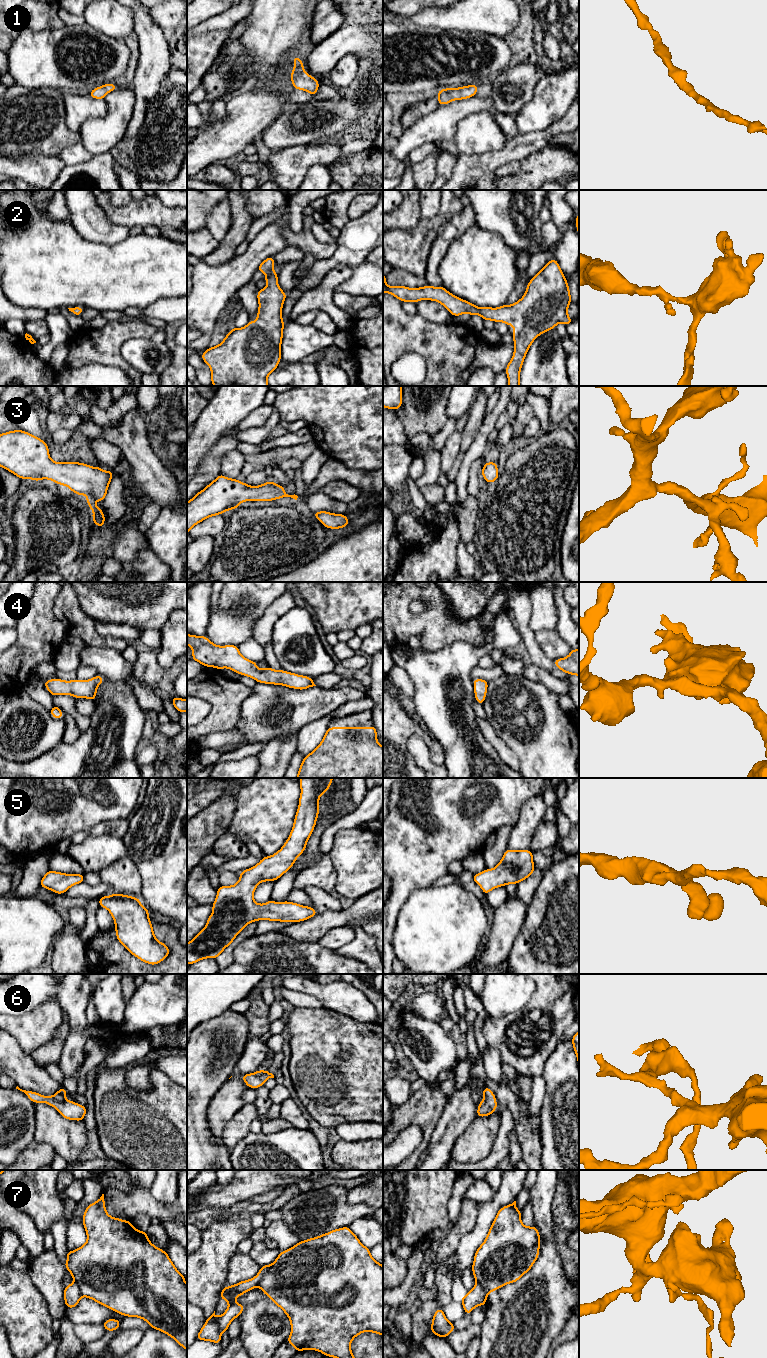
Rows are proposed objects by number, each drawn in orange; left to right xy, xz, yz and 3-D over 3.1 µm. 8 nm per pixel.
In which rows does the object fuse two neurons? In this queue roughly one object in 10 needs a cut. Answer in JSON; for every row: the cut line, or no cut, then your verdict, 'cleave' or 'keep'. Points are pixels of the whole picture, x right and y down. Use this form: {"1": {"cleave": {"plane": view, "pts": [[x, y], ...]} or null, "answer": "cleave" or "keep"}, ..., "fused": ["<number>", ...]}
{"1": {"cleave": null, "answer": "keep"}, "2": {"cleave": null, "answer": "keep"}, "3": {"cleave": null, "answer": "keep"}, "4": {"cleave": null, "answer": "keep"}, "5": {"cleave": null, "answer": "keep"}, "6": {"cleave": null, "answer": "keep"}, "7": {"cleave": {"plane": "xz", "pts": [[271, 1264], [270, 1268], [256, 1285]]}, "answer": "cleave"}, "fused": ["7"]}

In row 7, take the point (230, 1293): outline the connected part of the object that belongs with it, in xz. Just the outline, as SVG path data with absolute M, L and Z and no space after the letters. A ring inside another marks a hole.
M271 1264L261 1266L258 1274L252 1279L241 1281L229 1287L224 1286L220 1293L220 1299L226 1300L230 1306L234 1303L237 1297L243 1295L247 1291L254 1289L258 1285L262 1276L270 1269L270 1266Z

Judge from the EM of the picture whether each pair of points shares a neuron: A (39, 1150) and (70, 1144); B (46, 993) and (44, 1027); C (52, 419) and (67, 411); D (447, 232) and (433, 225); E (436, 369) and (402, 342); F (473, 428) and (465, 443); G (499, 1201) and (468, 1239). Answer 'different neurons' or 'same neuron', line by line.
A: different neurons
B: different neurons
C: same neuron
D: different neurons
E: same neuron
F: same neuron
G: same neuron

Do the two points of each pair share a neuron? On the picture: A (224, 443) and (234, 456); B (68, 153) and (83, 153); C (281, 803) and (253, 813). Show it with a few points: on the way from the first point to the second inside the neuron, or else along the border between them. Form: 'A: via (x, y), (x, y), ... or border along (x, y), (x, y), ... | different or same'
A: border along (236, 449), (232, 449), (224, 455), (219, 471) | different
B: via (72, 153), (79, 153) | same
C: via (274, 803), (270, 803), (260, 813) | same

